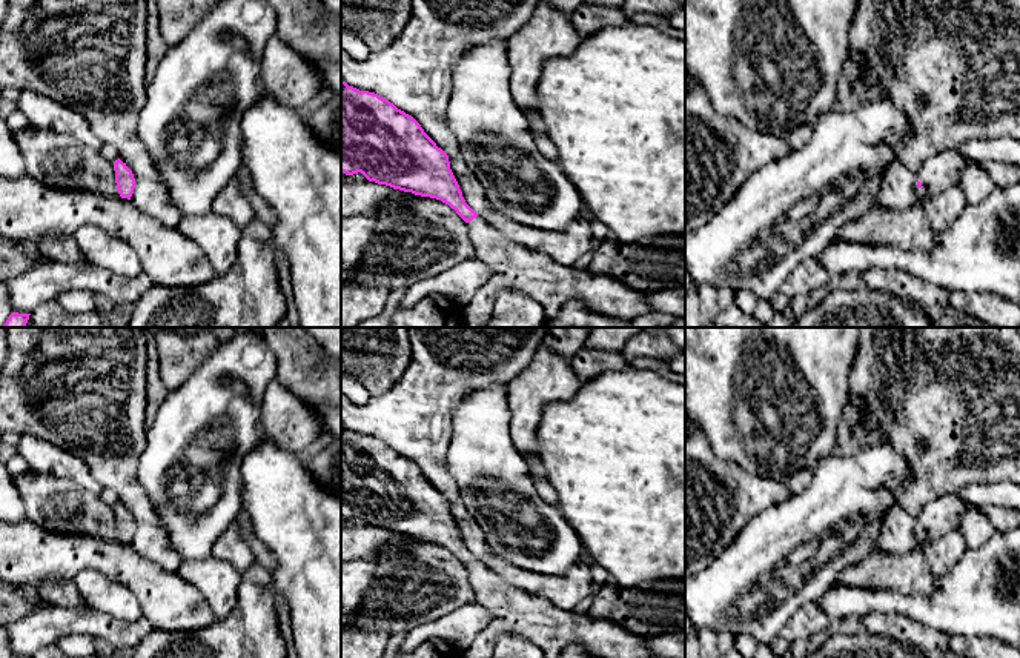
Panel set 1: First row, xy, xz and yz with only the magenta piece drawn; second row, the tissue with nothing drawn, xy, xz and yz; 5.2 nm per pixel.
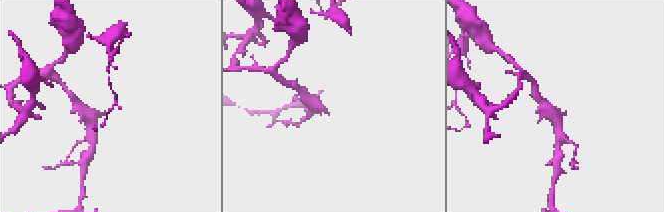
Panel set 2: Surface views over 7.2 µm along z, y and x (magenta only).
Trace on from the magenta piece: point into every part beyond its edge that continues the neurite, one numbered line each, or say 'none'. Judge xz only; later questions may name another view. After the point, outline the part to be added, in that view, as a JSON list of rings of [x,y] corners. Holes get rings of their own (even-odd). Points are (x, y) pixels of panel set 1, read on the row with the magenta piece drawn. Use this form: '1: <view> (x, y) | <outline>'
1: xz (513, 266) | [[[479,215],[467,228],[476,258],[492,269],[492,275],[461,307],[462,327],[481,327],[502,289],[521,291],[538,300],[545,309],[545,320],[555,320],[562,306],[573,300],[625,321],[650,312],[645,294],[614,278],[562,266],[545,254],[519,246]]]

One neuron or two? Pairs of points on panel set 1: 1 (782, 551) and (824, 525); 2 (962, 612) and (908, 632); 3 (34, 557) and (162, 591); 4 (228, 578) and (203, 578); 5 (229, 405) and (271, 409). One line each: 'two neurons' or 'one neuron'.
1: one neuron
2: two neurons
3: one neuron
4: one neuron
5: two neurons

